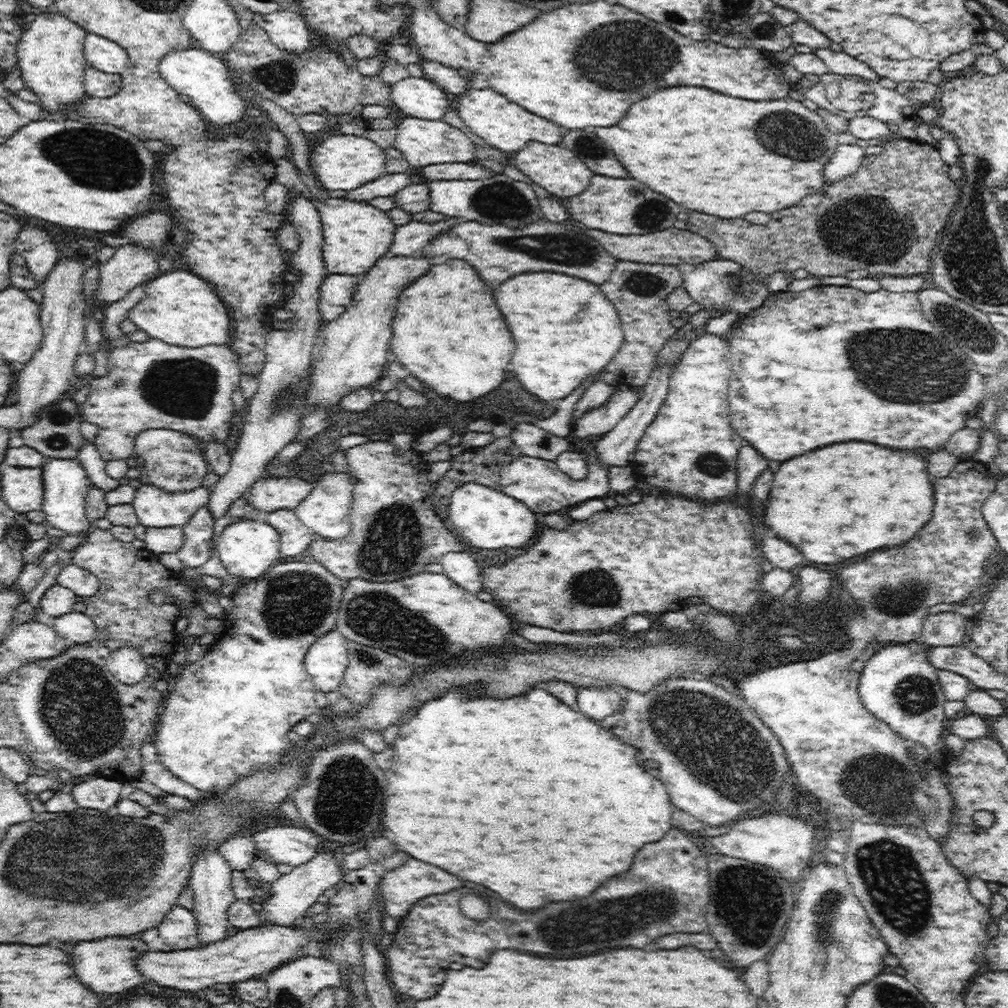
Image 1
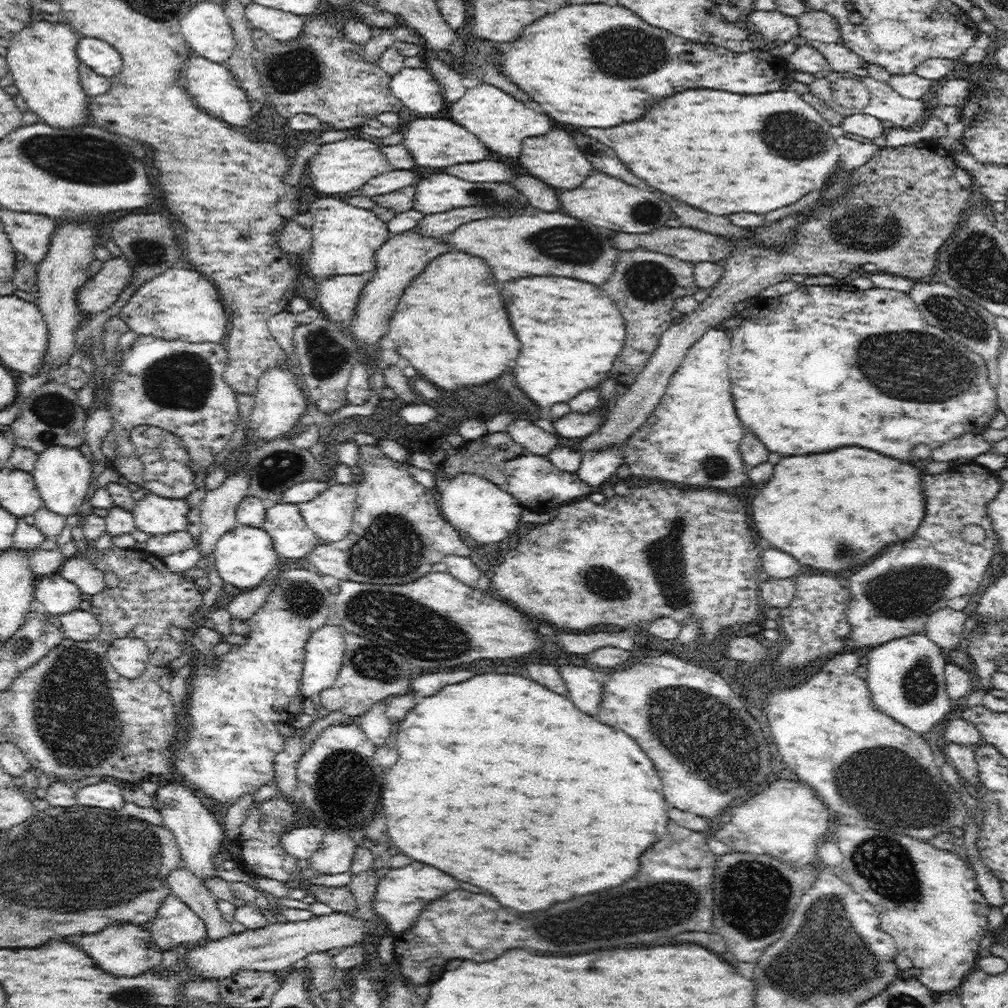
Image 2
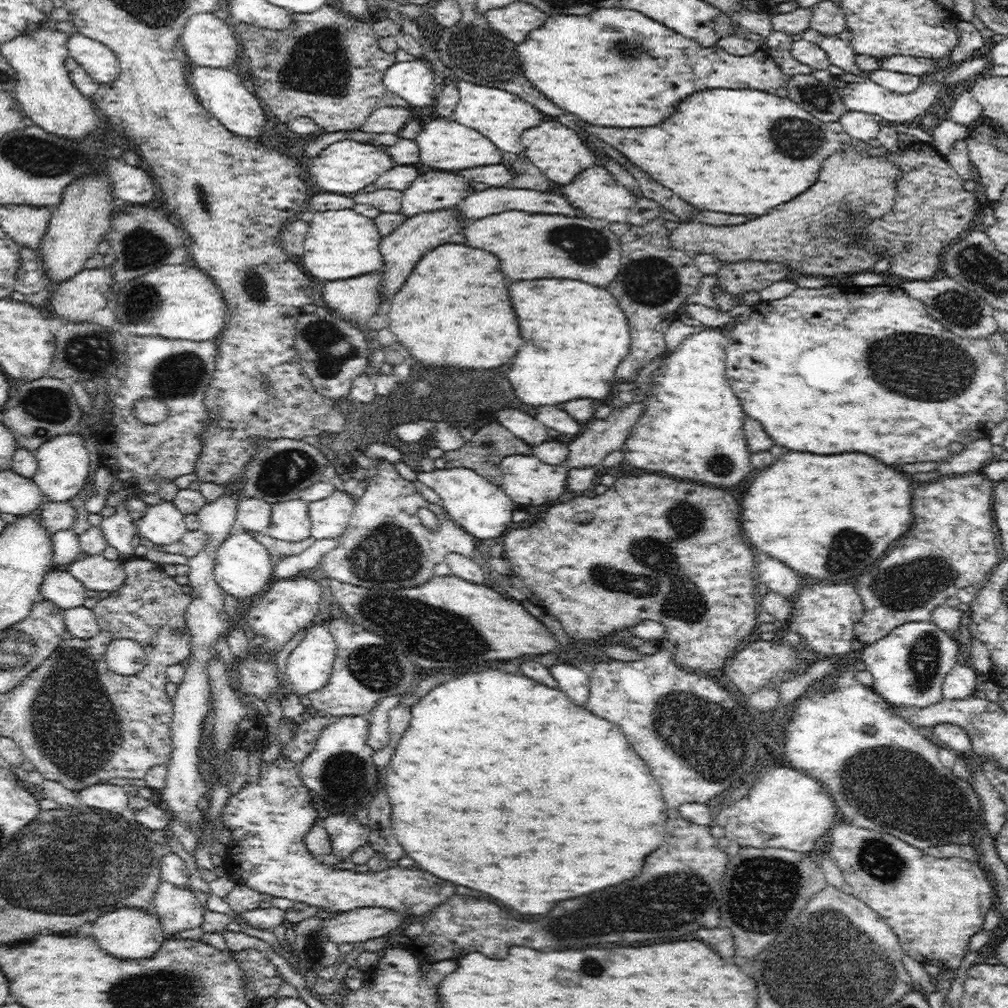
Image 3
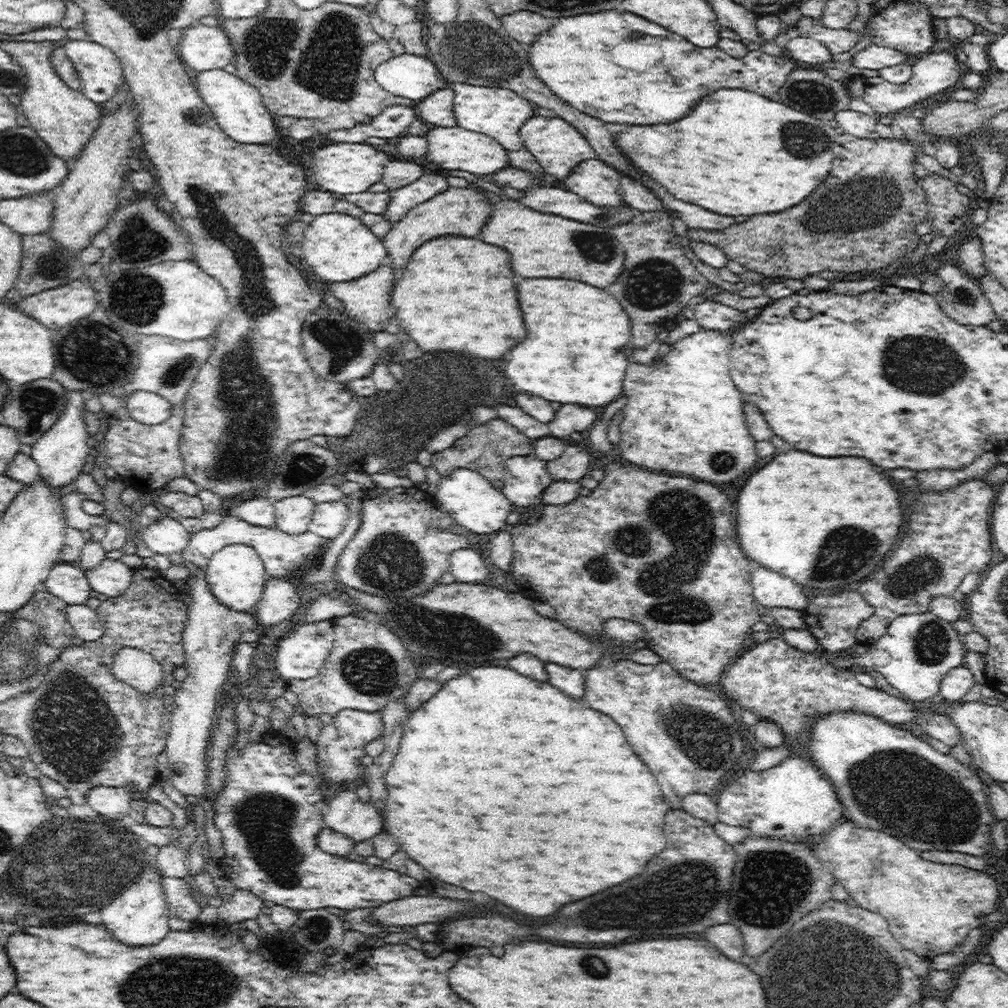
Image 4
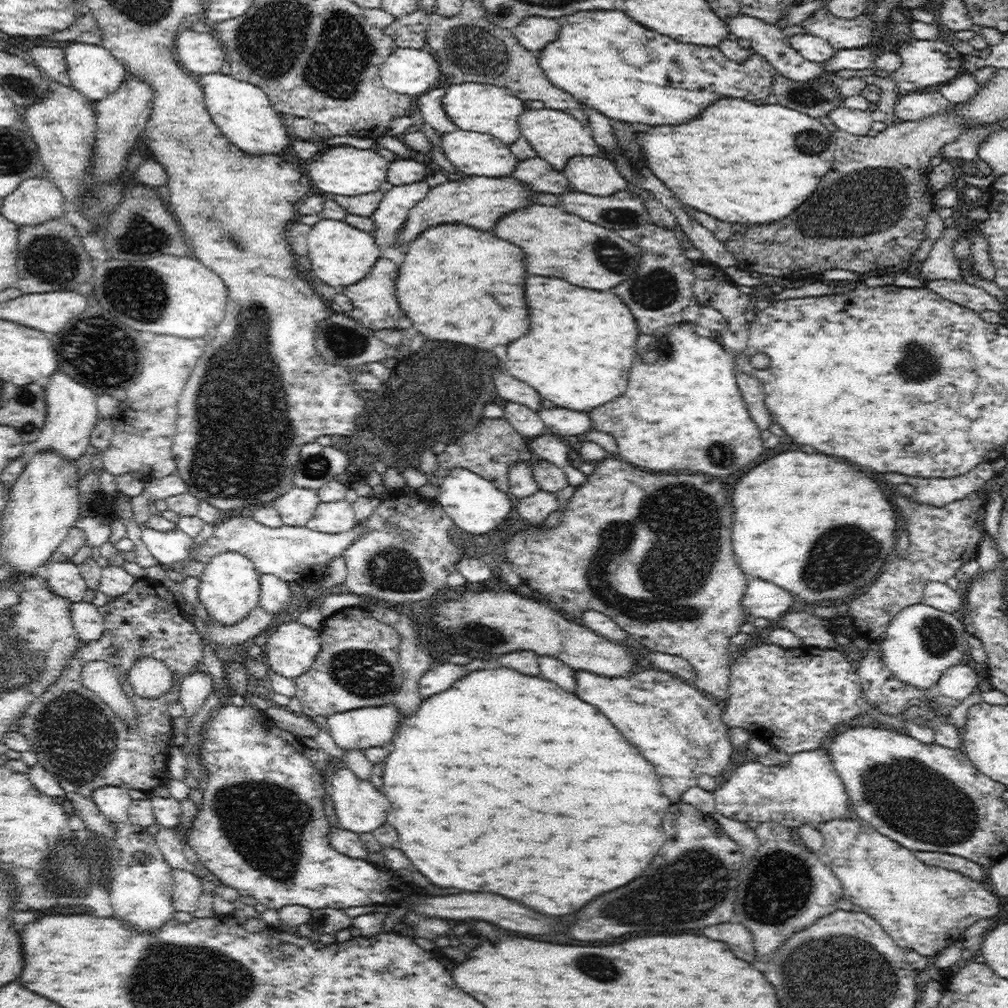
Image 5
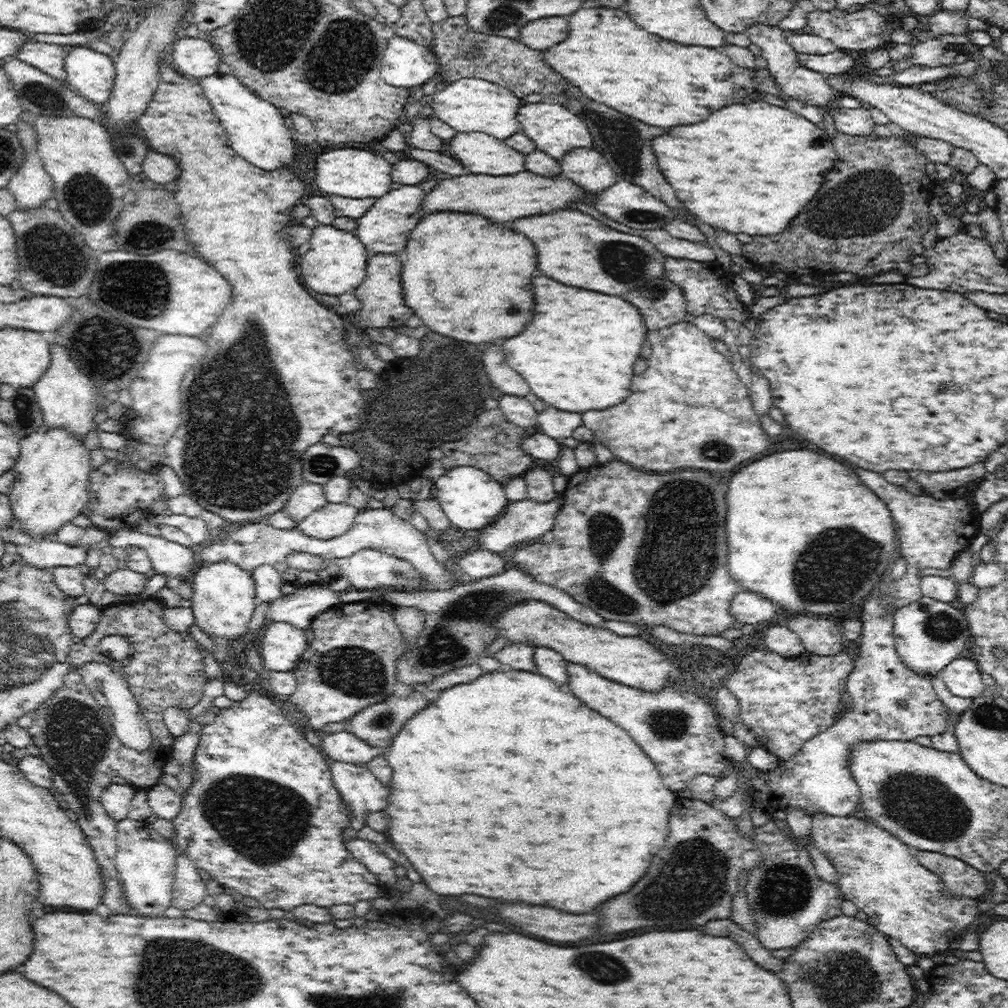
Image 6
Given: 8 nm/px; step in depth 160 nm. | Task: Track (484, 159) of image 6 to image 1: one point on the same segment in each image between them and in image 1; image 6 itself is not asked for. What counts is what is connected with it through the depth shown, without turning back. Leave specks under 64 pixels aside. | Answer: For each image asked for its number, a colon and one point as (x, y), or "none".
1: (423, 142)
2: (425, 138)
3: (446, 145)
4: (450, 148)
5: (476, 153)

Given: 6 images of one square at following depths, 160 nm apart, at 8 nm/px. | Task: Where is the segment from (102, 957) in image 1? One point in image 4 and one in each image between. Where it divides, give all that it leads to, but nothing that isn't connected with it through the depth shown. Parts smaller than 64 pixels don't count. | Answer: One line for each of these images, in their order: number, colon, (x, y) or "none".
2: (128, 950)
3: (128, 933)
4: (139, 915)

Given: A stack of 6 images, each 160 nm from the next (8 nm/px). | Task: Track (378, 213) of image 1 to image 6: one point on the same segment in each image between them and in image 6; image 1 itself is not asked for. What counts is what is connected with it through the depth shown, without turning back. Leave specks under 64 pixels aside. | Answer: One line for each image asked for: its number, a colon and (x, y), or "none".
2: (345, 238)
3: (340, 244)
4: (338, 247)
5: (340, 255)
6: (336, 262)

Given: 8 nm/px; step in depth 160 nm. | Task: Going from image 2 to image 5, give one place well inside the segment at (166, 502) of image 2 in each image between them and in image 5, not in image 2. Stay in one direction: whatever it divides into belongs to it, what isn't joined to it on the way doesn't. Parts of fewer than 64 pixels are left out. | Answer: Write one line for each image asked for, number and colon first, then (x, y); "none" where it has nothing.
3: (162, 523)
4: (166, 536)
5: (167, 547)

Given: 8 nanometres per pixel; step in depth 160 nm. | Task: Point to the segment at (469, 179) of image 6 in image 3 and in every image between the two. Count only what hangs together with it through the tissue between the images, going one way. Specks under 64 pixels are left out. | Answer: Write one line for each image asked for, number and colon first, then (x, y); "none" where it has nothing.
3: (417, 235)
4: (457, 211)
5: (480, 201)

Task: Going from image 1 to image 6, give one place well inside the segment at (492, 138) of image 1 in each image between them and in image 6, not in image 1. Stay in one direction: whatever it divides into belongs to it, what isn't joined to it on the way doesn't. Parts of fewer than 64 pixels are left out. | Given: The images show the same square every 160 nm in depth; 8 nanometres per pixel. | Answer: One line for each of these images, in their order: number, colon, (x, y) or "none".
2: (502, 122)
3: (500, 115)
4: (499, 112)
5: (486, 108)
6: (470, 104)

